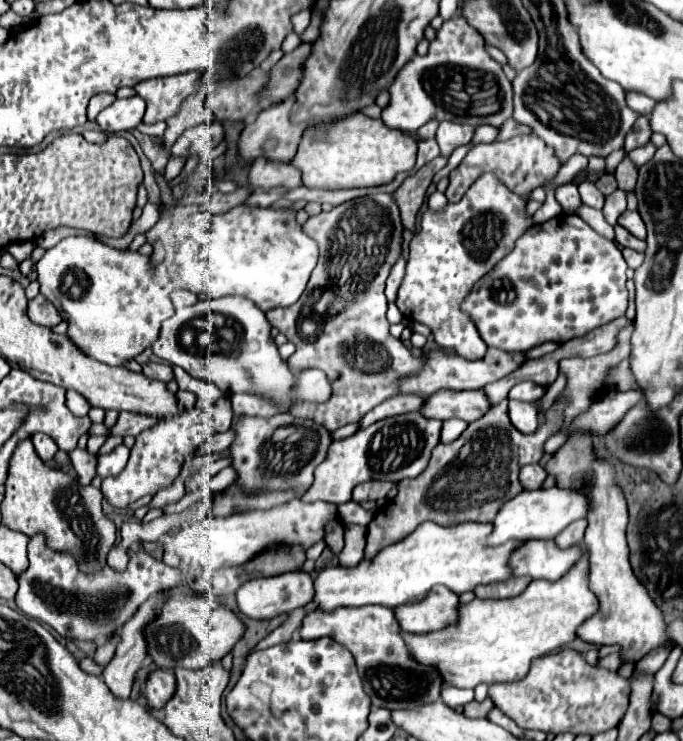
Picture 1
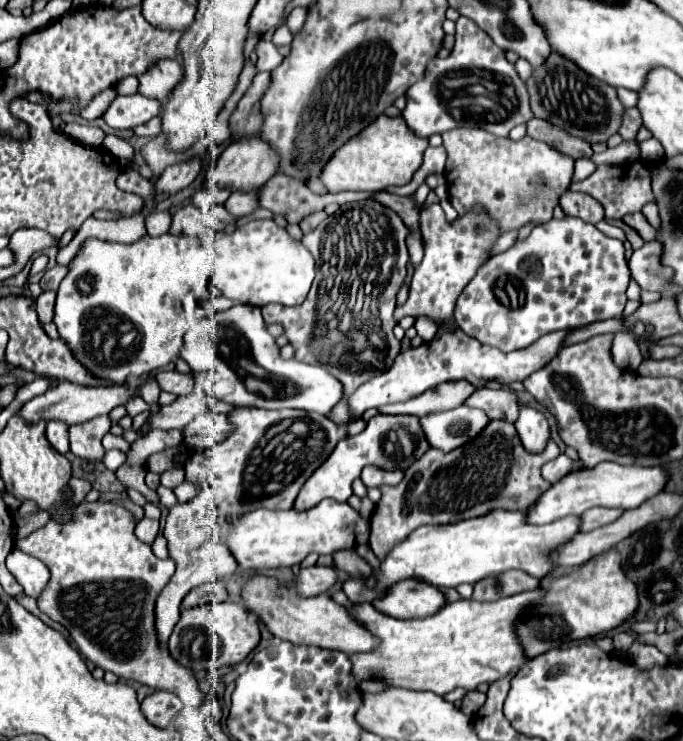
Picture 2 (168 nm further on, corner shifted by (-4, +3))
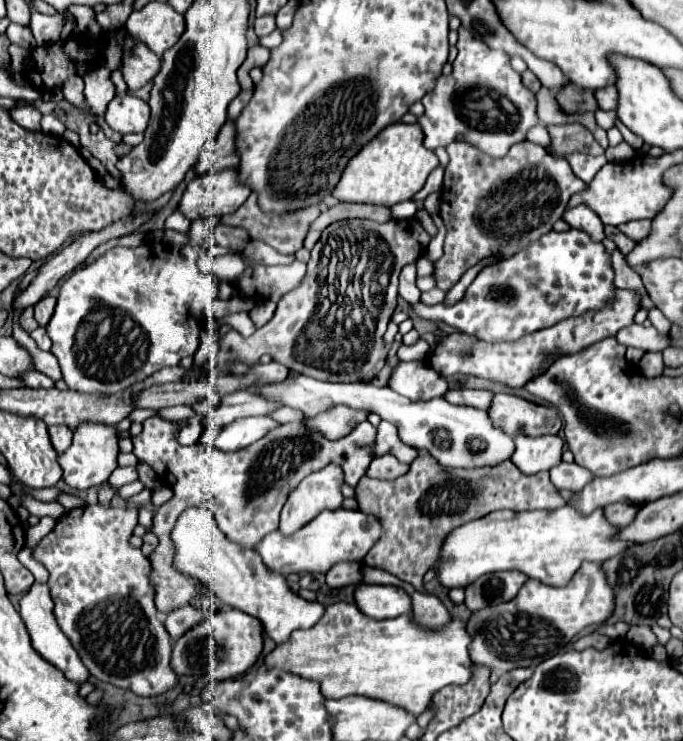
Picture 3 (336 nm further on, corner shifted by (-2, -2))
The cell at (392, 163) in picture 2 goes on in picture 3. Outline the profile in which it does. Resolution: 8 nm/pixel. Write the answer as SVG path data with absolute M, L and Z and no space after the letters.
M392 123L384 127L342 171L342 179L338 187L334 187L332 195L338 201L354 201L354 203L378 203L392 207L400 201L412 199L416 191L422 189L428 173L438 165L438 157L422 145L422 129L418 123Z

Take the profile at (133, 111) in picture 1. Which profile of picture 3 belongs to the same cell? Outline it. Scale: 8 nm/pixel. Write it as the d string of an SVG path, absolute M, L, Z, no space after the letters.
M126 95L126 97L114 97L104 113L106 123L126 135L126 133L144 133L150 121L150 107L146 101L142 101L140 97L134 95Z

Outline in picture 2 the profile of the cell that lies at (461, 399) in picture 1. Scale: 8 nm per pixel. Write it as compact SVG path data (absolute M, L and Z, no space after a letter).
M478 388L476 394L472 394L472 398L468 398L466 406L476 406L480 410L484 410L488 414L490 420L504 420L514 424L520 412L520 400L516 396L516 392L512 392L510 388Z

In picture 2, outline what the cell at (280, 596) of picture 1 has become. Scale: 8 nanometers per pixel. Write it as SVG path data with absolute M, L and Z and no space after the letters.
M312 566L300 568L298 572L296 592L300 596L318 596L326 594L338 580L338 572L334 566Z

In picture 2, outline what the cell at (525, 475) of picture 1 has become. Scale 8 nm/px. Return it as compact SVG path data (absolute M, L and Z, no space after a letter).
M560 454L556 460L548 462L548 464L542 468L542 474L544 474L544 478L546 478L548 482L554 484L554 482L562 480L564 476L568 476L568 474L580 470L580 468L584 468L580 460L570 460L566 454Z

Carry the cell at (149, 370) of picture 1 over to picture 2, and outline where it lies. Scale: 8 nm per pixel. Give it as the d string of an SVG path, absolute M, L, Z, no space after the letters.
M166 370L166 372L158 372L156 380L162 390L172 392L176 396L186 396L194 390L194 376L192 374L180 374L176 370Z

